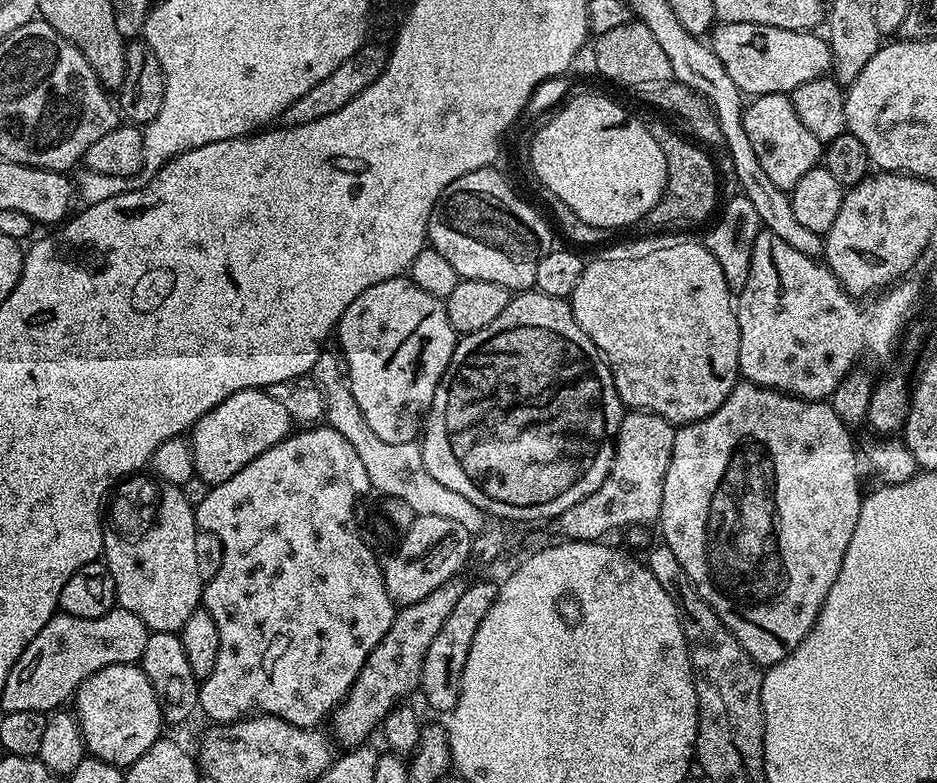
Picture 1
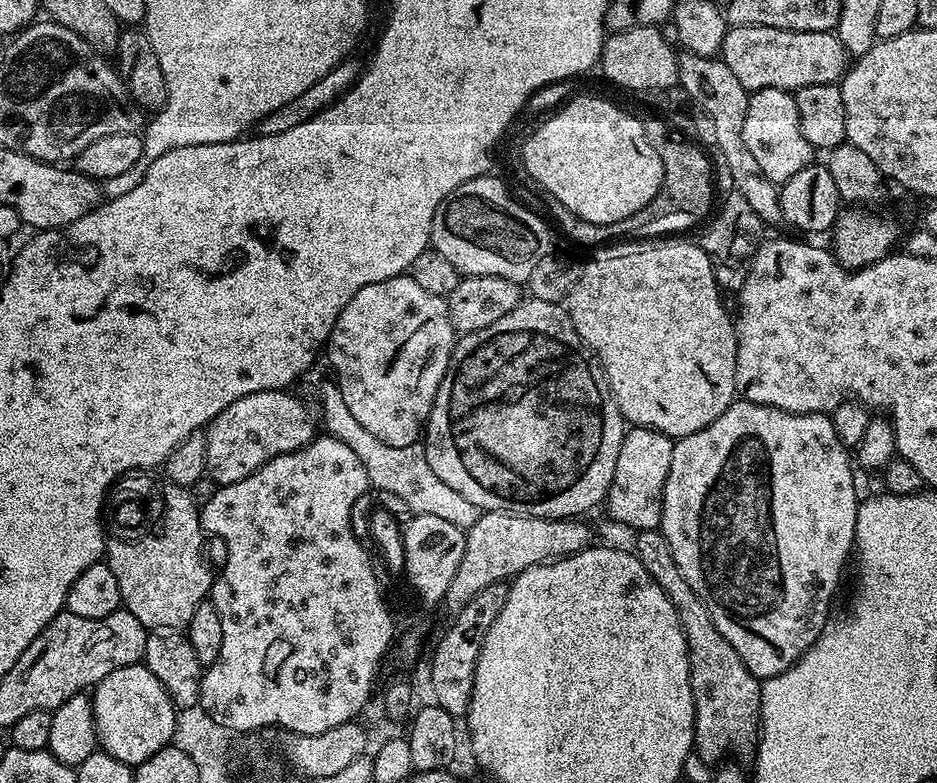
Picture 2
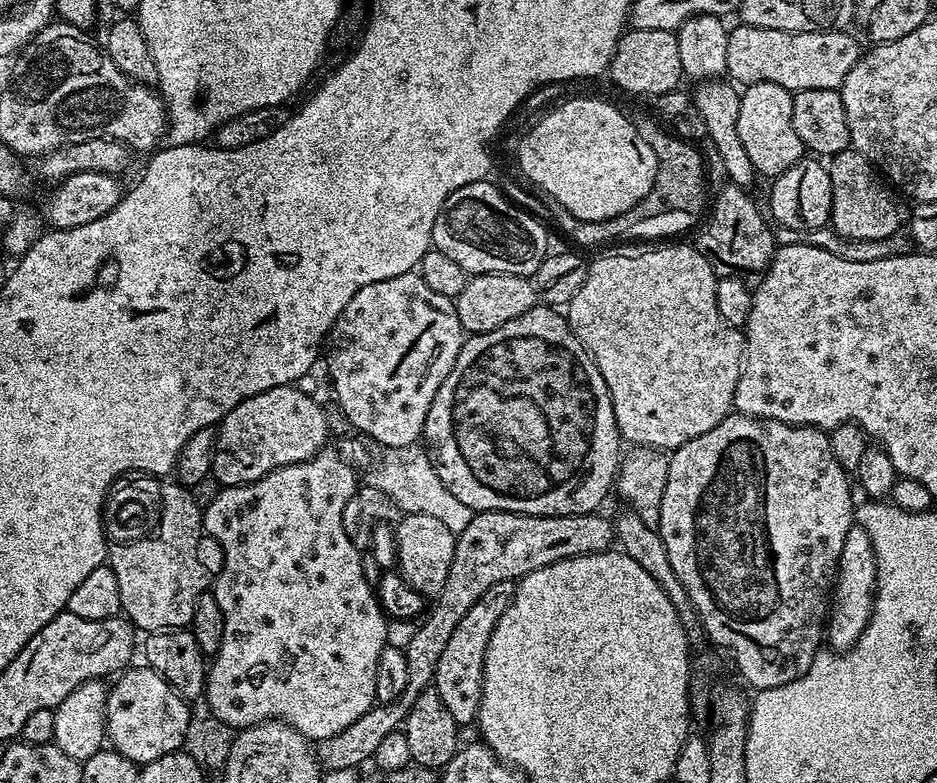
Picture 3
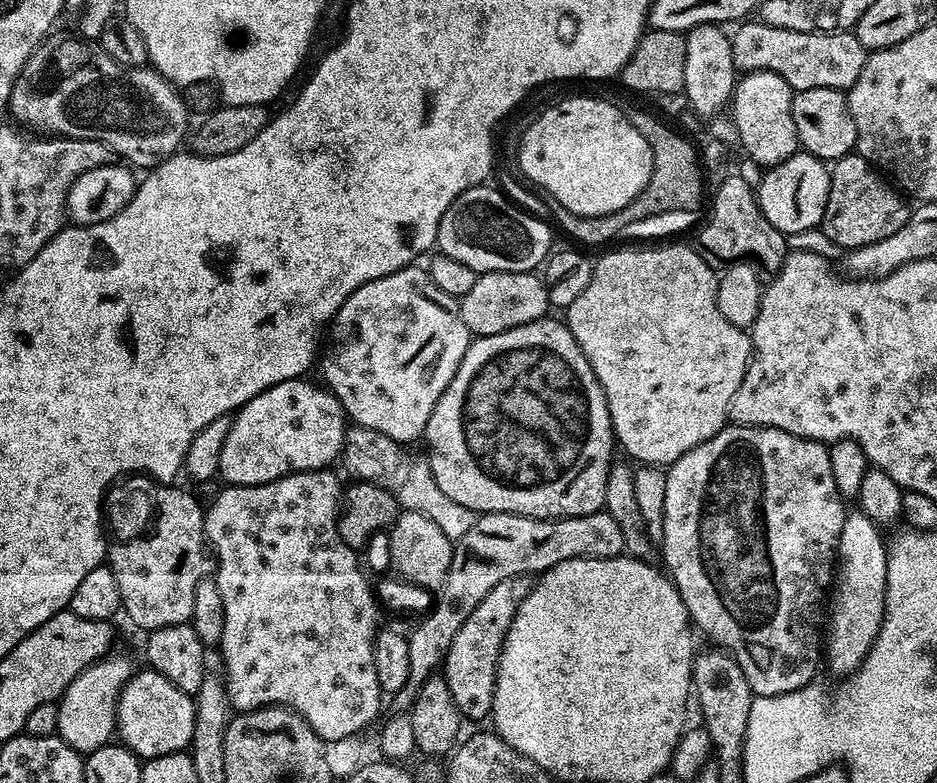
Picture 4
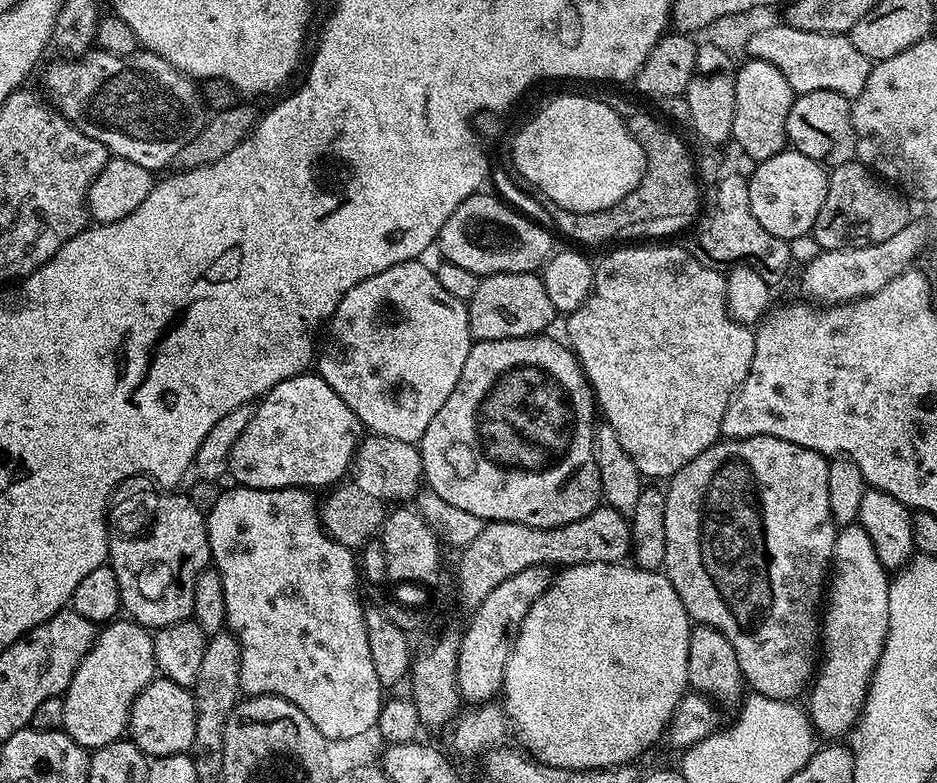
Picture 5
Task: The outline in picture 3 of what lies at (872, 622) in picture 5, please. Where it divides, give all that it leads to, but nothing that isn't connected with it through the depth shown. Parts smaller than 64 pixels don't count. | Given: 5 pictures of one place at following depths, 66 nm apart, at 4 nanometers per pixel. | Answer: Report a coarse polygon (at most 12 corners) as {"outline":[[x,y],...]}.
{"outline":[[853,526],[842,542],[830,593],[826,640],[858,642],[876,600],[870,534]]}

